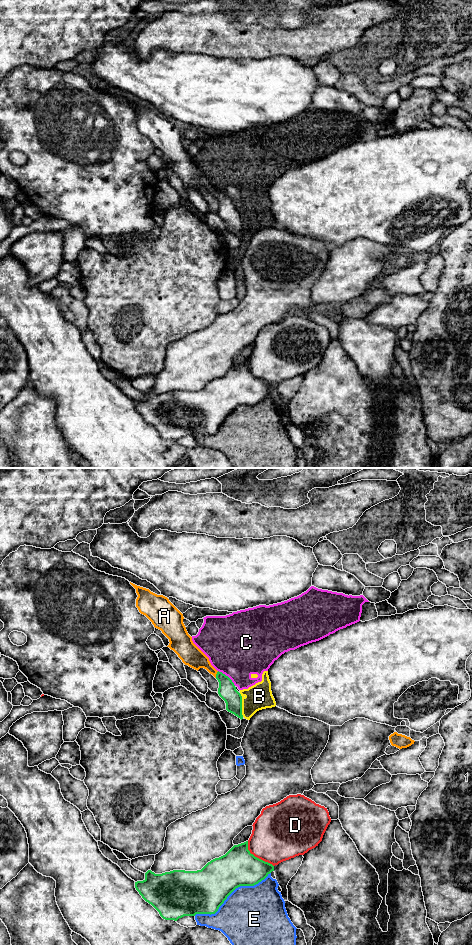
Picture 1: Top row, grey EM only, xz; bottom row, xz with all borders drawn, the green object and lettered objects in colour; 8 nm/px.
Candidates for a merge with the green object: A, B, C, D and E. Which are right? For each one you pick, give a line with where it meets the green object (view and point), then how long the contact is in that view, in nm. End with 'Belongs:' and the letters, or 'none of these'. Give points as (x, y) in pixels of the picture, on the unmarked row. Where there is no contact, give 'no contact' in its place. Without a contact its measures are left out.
Belongs: none of these

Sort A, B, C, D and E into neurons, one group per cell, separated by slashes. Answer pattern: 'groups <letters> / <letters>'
groups A / B C / D / E

